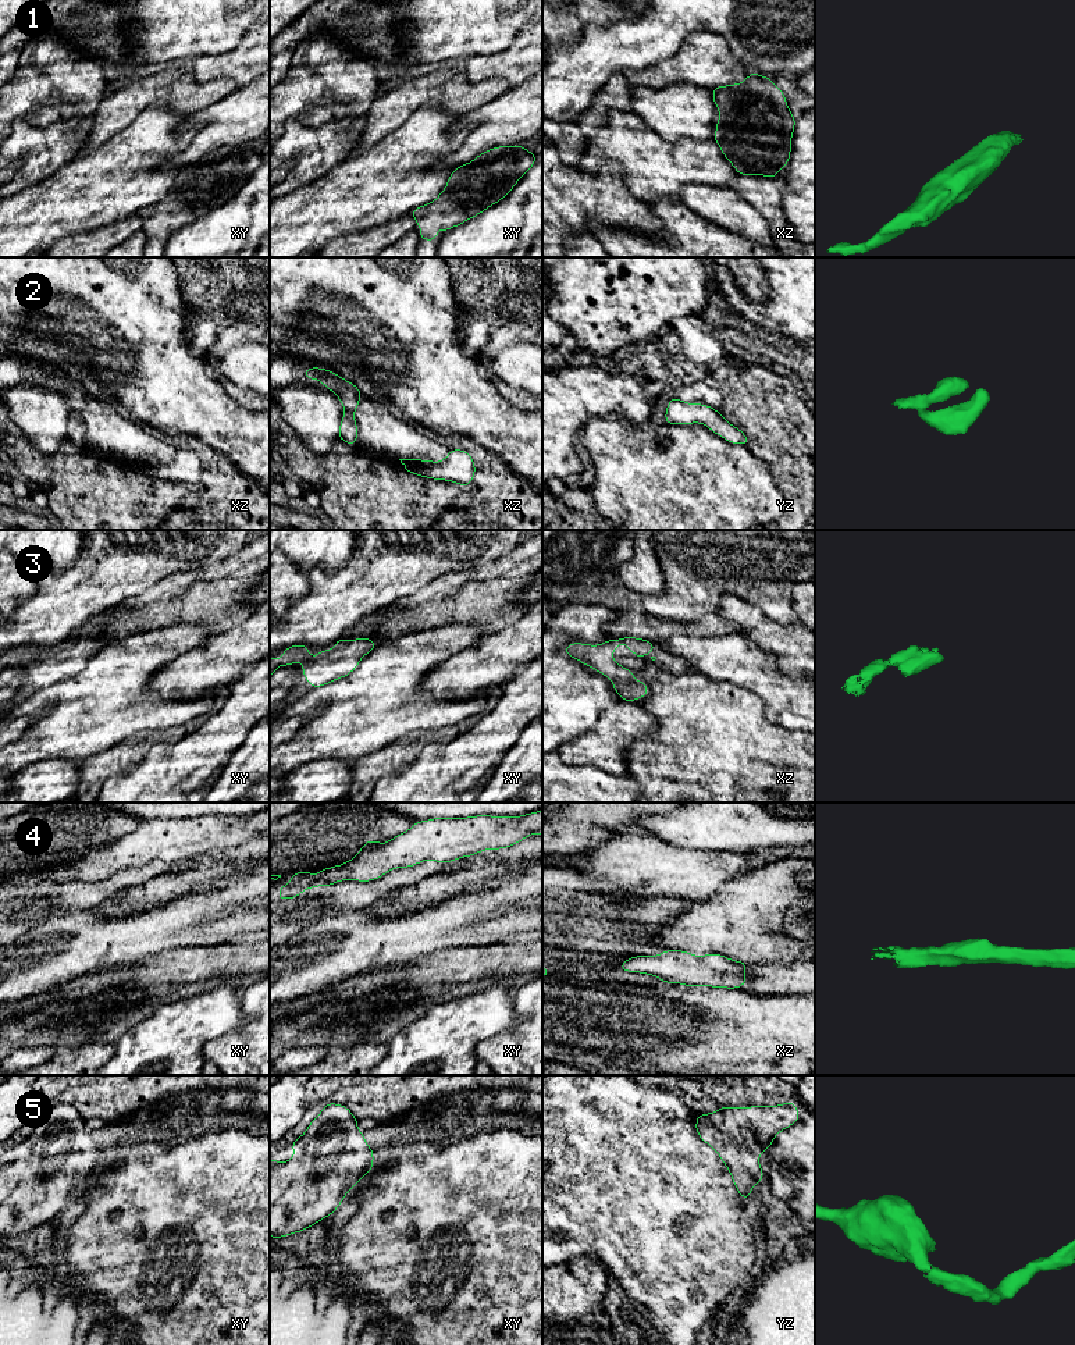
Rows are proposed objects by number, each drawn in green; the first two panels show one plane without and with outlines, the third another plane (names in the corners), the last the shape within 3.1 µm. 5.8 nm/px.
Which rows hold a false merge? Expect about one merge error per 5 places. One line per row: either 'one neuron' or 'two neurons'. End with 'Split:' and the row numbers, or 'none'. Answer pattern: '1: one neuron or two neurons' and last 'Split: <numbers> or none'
1: one neuron
2: one neuron
3: one neuron
4: one neuron
5: one neuron
Split: none

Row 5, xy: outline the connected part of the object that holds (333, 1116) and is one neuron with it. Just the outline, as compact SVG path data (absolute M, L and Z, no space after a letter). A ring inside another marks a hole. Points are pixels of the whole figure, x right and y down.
M327 1103L324 1106L320 1114L307 1125L305 1134L300 1138L292 1141L292 1152L295 1153L295 1156L291 1160L282 1163L275 1161L273 1157L270 1159L270 1237L271 1238L282 1238L295 1232L302 1232L309 1227L314 1225L316 1223L321 1221L323 1218L331 1216L338 1209L341 1202L345 1199L346 1192L352 1189L356 1184L359 1184L364 1175L370 1174L370 1170L374 1166L373 1160L374 1150L367 1146L364 1134L359 1131L357 1118L346 1106L338 1103Z

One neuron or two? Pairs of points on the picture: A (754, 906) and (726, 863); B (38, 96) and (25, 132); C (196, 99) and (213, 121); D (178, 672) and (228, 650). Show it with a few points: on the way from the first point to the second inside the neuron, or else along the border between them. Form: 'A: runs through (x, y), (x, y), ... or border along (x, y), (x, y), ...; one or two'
A: border along (748, 872), (725, 883), (708, 896); two
B: border along (60, 120), (46, 127), (22, 120), (14, 123); two
C: border along (231, 92), (194, 114); two
D: runs through (191, 672), (210, 668), (216, 662); one

